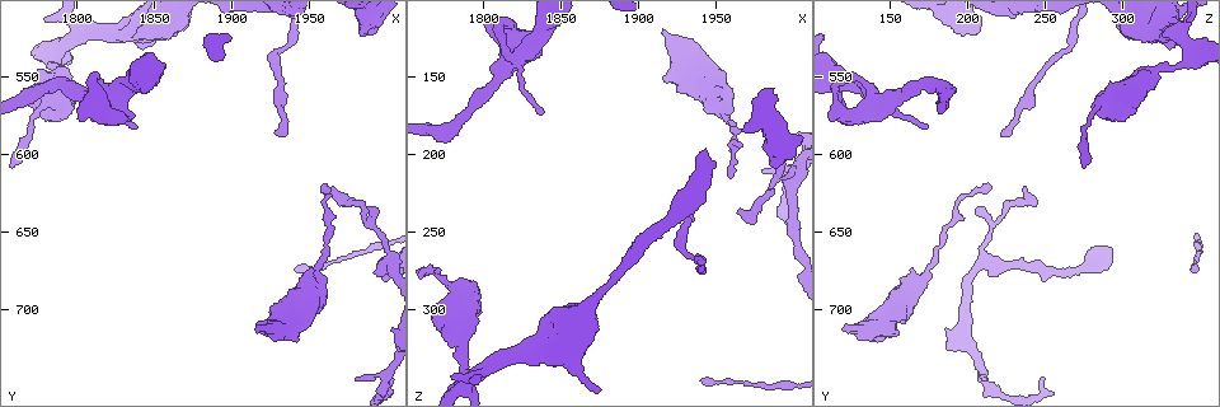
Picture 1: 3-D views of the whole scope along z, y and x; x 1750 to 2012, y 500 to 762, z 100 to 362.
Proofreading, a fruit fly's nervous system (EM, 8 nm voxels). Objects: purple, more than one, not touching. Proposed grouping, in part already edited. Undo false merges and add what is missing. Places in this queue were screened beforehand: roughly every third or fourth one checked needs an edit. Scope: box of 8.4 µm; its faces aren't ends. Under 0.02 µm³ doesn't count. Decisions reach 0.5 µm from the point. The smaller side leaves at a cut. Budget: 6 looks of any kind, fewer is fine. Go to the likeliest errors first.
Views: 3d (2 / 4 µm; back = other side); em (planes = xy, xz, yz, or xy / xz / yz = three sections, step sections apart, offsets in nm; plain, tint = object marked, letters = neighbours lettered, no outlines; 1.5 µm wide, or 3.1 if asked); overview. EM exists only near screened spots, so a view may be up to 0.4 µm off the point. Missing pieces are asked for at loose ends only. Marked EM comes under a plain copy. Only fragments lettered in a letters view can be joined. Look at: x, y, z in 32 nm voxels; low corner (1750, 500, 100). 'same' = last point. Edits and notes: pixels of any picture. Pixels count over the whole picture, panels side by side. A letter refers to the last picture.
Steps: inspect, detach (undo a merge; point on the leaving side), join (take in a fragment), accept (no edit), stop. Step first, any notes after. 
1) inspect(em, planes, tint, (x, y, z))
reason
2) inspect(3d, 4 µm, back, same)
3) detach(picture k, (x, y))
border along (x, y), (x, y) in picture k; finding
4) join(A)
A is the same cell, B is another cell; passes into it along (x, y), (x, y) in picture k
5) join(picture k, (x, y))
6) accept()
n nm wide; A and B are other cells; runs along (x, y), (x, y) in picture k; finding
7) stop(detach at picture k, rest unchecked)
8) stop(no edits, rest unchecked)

inspect(em, planes, letters, (1916, 710, 120))
stops while still wide

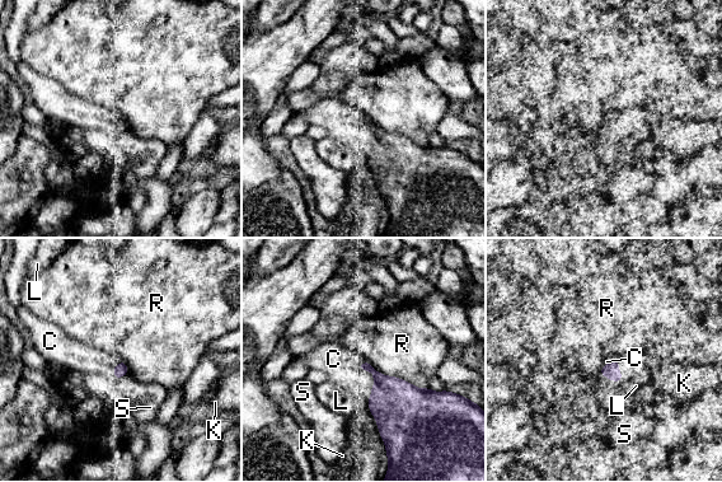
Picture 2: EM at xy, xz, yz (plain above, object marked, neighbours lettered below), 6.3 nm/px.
join(C)
C is the same cell, K, L, R and S are other cells; the neuron continues

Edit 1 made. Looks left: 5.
inspect(overview)
redraw

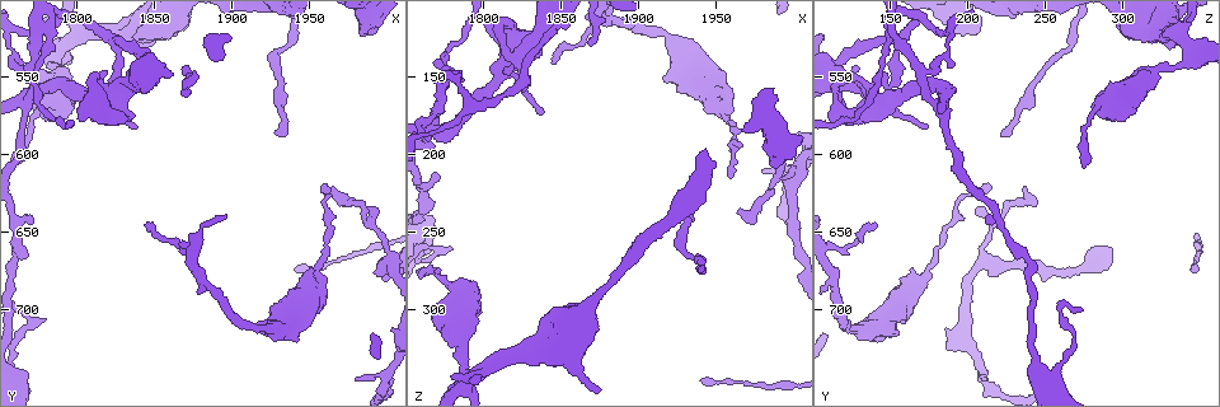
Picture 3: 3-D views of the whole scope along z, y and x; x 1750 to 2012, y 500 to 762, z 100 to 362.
inspect(3d, 4 µm, (1836, 580, 176))
branch stops here

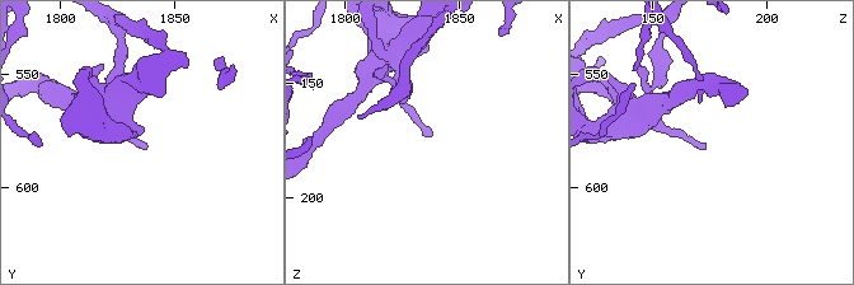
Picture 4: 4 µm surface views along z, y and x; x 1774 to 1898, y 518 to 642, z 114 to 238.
inspect(em, yz, step 8, letters, (1835, 582, 174))

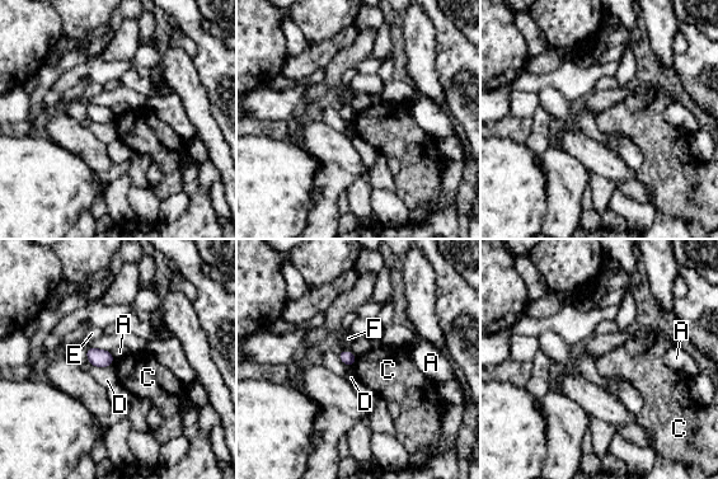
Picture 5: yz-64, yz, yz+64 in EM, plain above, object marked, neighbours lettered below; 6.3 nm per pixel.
accept()
D touches over 150 nm; A, C, D, E and F are other cells; none of them fits

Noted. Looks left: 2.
stop(join at picture 2, rest unchecked)

